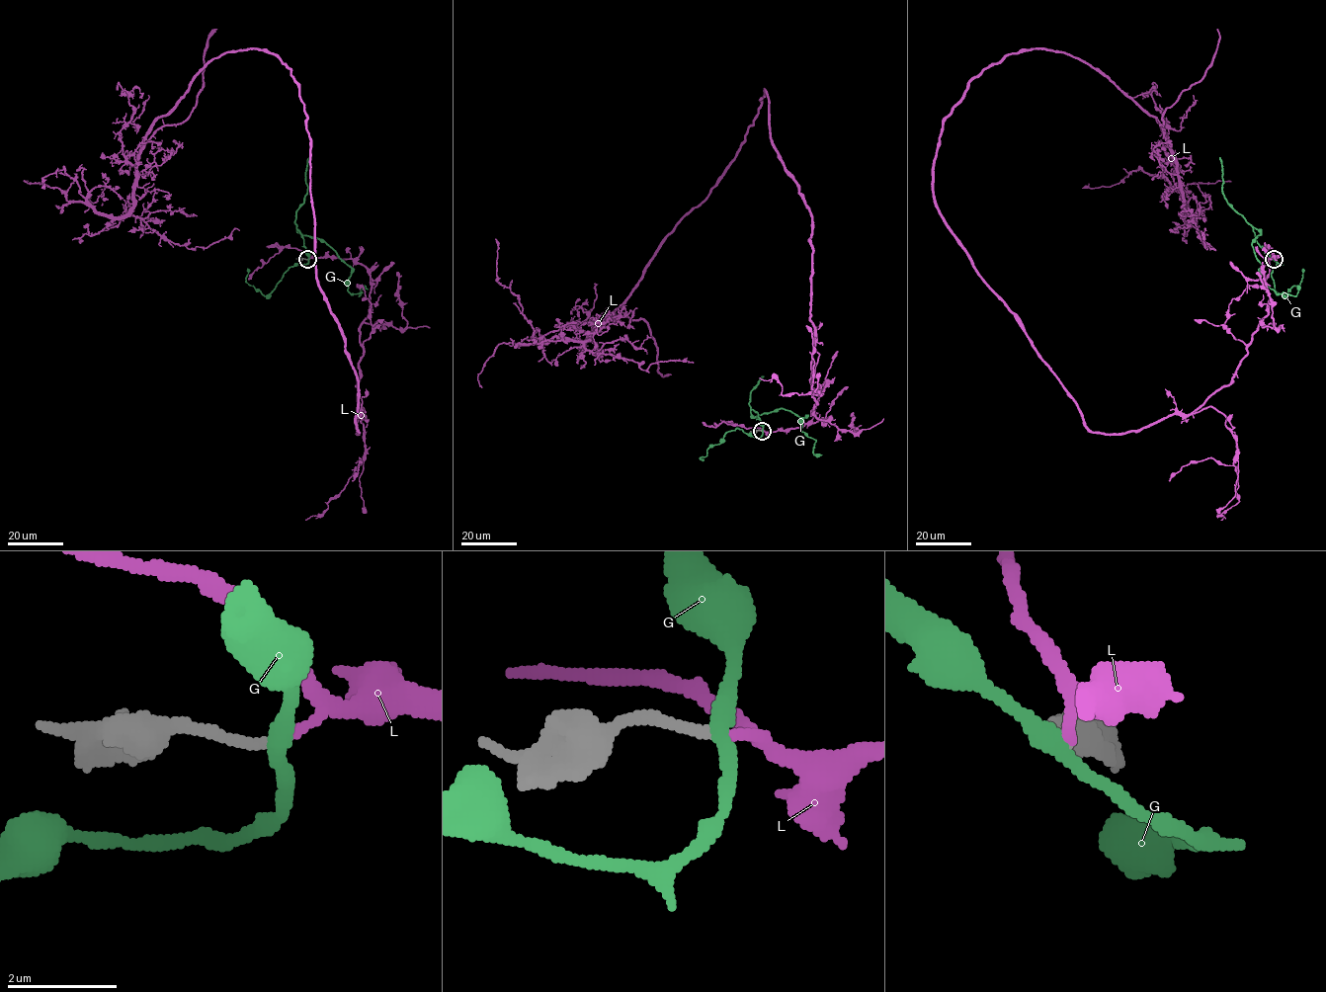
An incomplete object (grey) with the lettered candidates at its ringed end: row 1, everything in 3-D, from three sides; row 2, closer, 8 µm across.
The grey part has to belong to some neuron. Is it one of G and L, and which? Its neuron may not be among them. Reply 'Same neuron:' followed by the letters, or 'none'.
Same neuron: L

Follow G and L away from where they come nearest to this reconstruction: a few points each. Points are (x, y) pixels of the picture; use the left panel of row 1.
G: (308, 259), (296, 227), (323, 239), (351, 268), (351, 293), (360, 296), (368, 289)
L: (308, 259), (370, 277), (358, 434), (304, 104), (258, 49), (154, 123), (124, 215), (64, 169), (41, 188)

